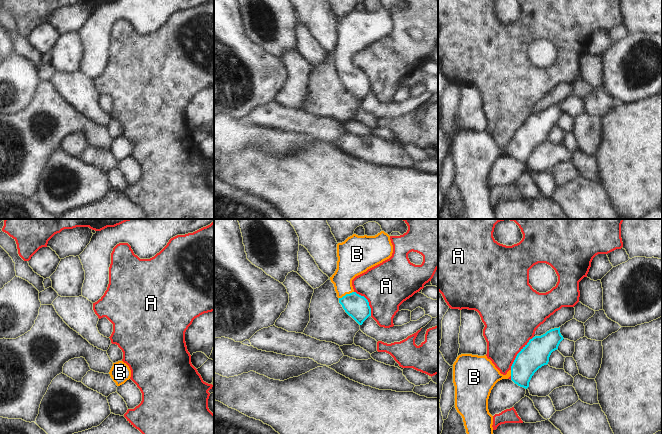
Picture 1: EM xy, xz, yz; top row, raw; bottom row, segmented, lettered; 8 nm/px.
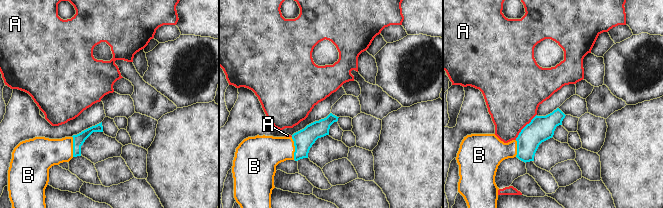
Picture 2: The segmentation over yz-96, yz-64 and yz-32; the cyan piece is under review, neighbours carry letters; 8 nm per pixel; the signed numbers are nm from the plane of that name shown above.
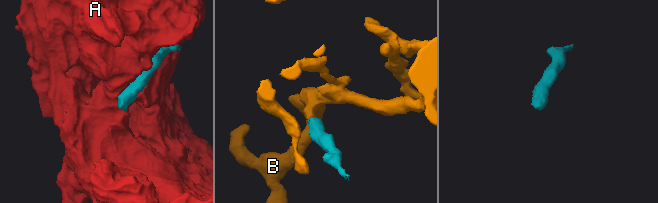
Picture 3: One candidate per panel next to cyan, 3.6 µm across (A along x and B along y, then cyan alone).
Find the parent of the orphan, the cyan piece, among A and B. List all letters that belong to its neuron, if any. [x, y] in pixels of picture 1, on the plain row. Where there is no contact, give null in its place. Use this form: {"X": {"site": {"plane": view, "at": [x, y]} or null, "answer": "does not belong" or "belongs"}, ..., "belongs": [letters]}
{"A": {"site": {"plane": "yz", "at": [518, 129]}, "answer": "does not belong"}, "B": {"site": {"plane": "xz", "at": [346, 70]}, "answer": "belongs"}, "belongs": ["B"]}

